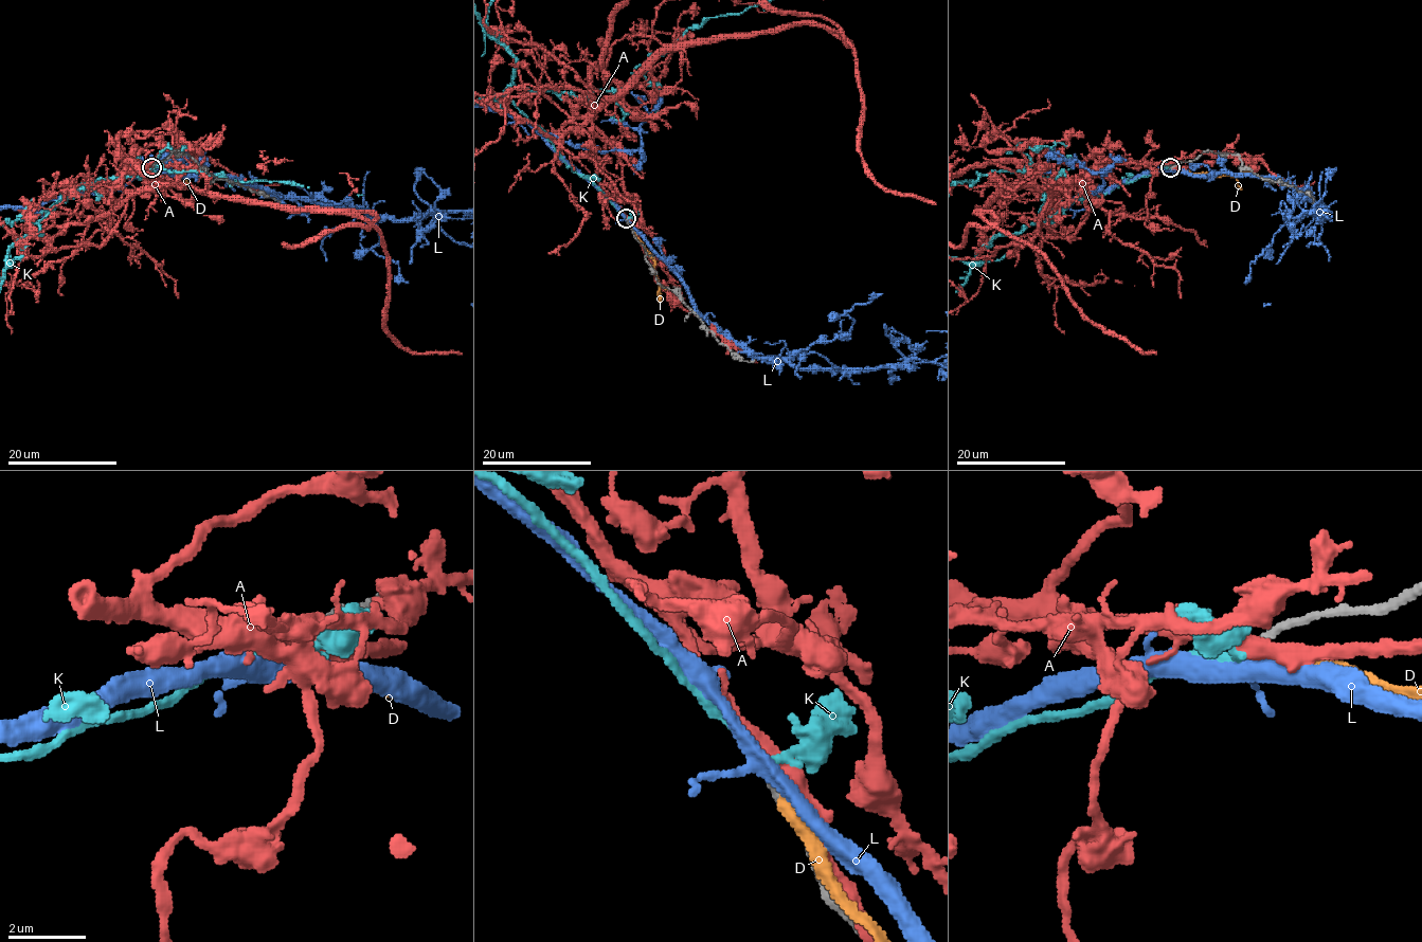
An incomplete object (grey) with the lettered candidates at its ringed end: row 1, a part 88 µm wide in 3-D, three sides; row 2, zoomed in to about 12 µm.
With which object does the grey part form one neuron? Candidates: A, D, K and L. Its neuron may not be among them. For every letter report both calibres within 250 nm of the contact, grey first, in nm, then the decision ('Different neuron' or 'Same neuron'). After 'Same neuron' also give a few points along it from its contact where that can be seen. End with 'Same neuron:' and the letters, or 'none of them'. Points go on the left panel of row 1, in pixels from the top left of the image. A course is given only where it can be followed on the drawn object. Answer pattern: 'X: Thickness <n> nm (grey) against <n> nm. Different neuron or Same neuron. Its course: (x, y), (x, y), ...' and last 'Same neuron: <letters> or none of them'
A: Thickness 220 nm (grey) against 400 nm. Different neuron
D: Thickness 240 nm (grey) against 300 nm. Different neuron
K: Thickness 200 nm (grey) against 220 nm. Same neuron
L: Thickness 200 nm (grey) against 360 nm. Different neuron
Same neuron: K

